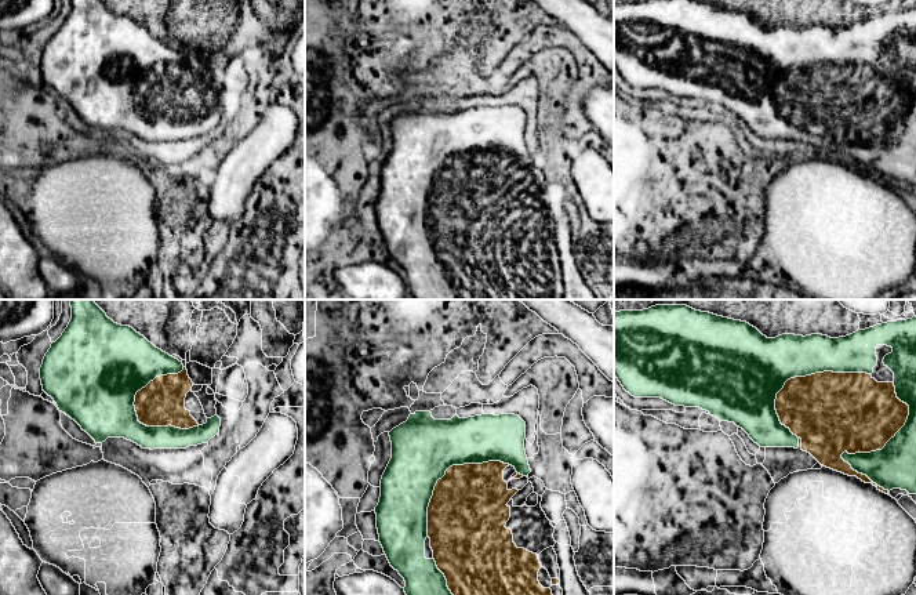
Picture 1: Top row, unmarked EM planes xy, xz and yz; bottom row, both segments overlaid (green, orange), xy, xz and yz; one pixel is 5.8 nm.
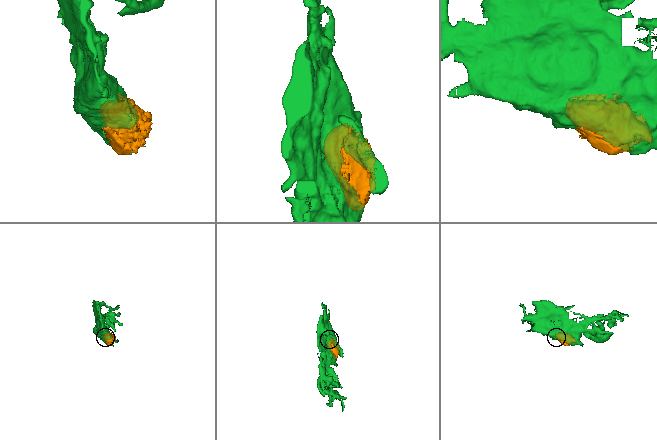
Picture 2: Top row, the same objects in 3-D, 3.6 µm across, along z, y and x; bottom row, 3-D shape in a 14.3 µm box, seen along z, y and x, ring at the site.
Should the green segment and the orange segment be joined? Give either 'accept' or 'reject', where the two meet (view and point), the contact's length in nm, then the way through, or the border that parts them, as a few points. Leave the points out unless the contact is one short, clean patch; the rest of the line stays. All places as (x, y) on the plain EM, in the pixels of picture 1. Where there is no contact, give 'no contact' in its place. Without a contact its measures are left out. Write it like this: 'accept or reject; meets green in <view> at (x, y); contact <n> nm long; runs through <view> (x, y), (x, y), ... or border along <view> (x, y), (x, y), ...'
accept; meets green in yz at (872, 142); contact 650 nm long

